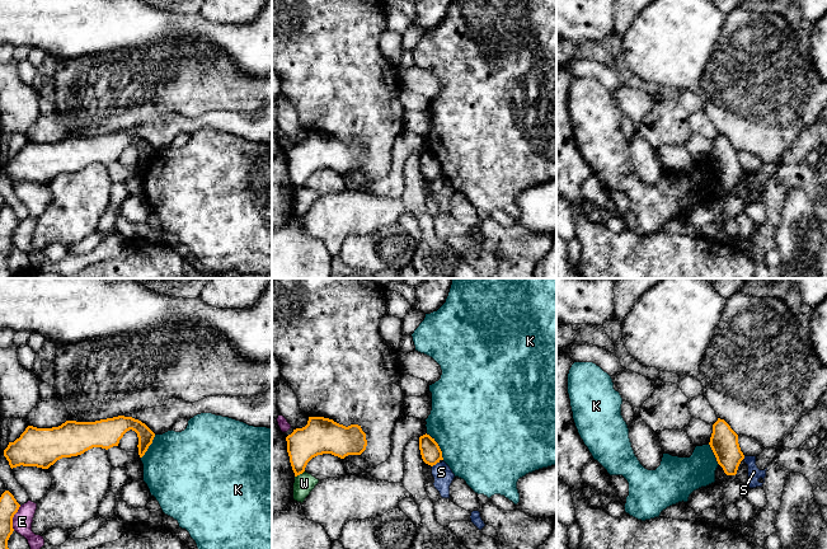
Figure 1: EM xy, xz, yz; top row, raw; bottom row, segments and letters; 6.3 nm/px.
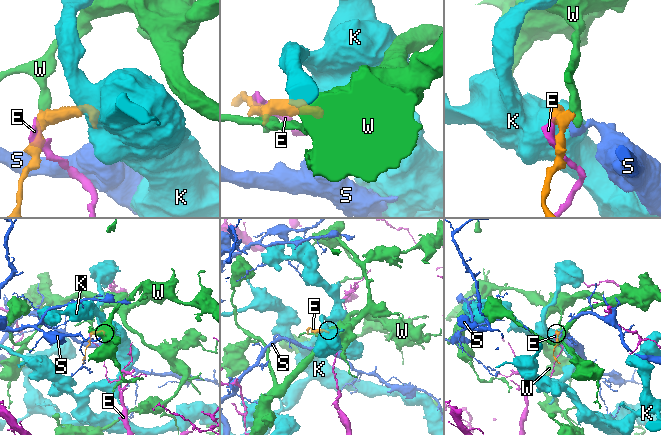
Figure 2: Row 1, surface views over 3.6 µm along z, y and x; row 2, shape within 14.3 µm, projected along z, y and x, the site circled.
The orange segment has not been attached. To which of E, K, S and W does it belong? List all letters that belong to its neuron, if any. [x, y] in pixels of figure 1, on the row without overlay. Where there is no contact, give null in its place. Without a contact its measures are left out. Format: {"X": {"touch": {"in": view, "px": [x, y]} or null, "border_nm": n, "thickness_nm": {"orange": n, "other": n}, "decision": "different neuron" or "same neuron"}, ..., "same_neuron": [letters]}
{"E": {"touch": {"in": "xy", "px": [12, 234]}, "border_nm": 170, "thickness_nm": {"orange": 120, "other": 130}, "decision": "different neuron"}, "K": {"touch": {"in": "xz", "px": [438, 162]}, "border_nm": 200, "thickness_nm": {"orange": 130, "other": 500}, "decision": "different neuron"}, "S": {"touch": {"in": "xz", "px": [435, 179]}, "border_nm": 60, "thickness_nm": {"orange": 130, "other": 120}, "decision": "same neuron"}, "W": {"touch": {"in": "xz", "px": [299, 189]}, "border_nm": 80, "thickness_nm": {"orange": 220, "other": 130}, "decision": "different neuron"}, "same_neuron": ["S"]}

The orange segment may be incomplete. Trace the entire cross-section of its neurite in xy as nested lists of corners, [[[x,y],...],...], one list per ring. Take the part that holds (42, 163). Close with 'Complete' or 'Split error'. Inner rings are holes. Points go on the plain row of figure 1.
[[[124,131],[95,137],[66,136],[52,144],[28,141],[19,154],[9,158],[4,172],[11,184],[20,180],[48,184],[62,173],[81,170],[93,163],[108,165],[118,161],[130,145],[137,149],[138,170],[142,173],[155,149],[141,136]]]. Complete

